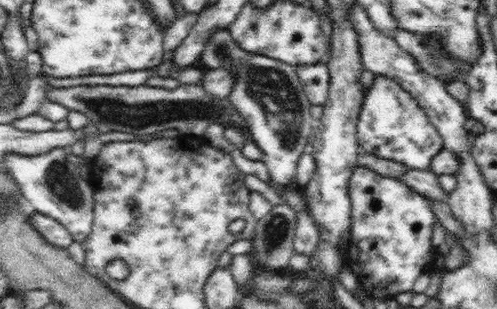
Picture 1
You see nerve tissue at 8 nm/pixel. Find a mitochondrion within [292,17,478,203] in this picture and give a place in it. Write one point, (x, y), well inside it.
(431, 48)

